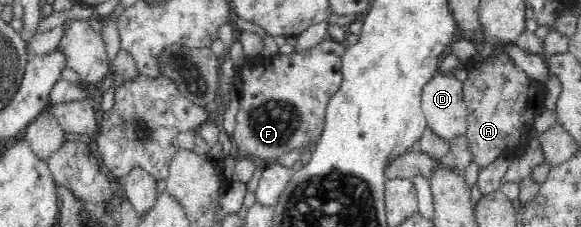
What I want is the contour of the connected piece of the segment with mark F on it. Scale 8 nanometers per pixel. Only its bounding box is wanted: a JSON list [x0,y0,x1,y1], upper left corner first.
[231,36,345,166]

